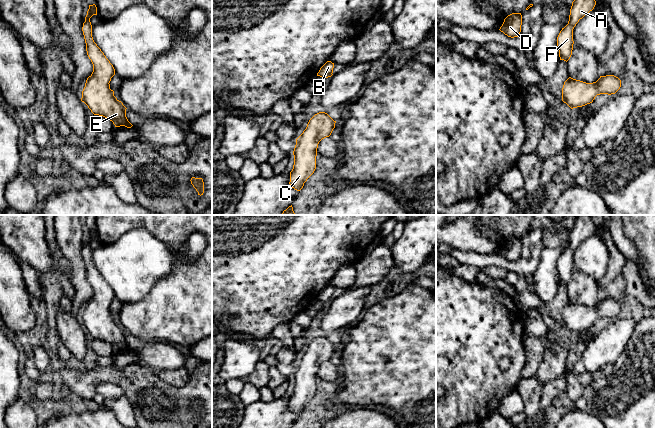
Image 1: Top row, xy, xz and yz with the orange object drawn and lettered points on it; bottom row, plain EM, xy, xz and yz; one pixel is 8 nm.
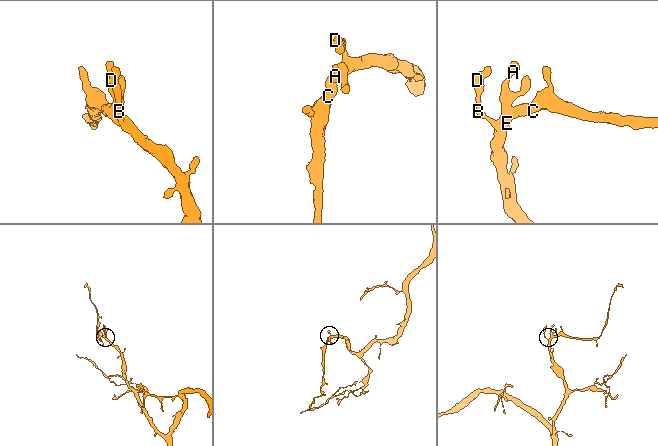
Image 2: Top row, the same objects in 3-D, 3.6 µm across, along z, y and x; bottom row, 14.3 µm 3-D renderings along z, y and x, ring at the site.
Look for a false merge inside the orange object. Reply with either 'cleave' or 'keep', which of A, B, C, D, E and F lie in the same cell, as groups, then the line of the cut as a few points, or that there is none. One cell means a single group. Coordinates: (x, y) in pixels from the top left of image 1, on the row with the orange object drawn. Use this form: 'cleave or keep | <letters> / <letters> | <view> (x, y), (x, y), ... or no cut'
keep | A B C D E F | no cut

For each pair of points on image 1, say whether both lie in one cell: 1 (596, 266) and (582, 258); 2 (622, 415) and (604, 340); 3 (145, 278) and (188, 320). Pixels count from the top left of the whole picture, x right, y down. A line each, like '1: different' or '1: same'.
1: same
2: different
3: different

